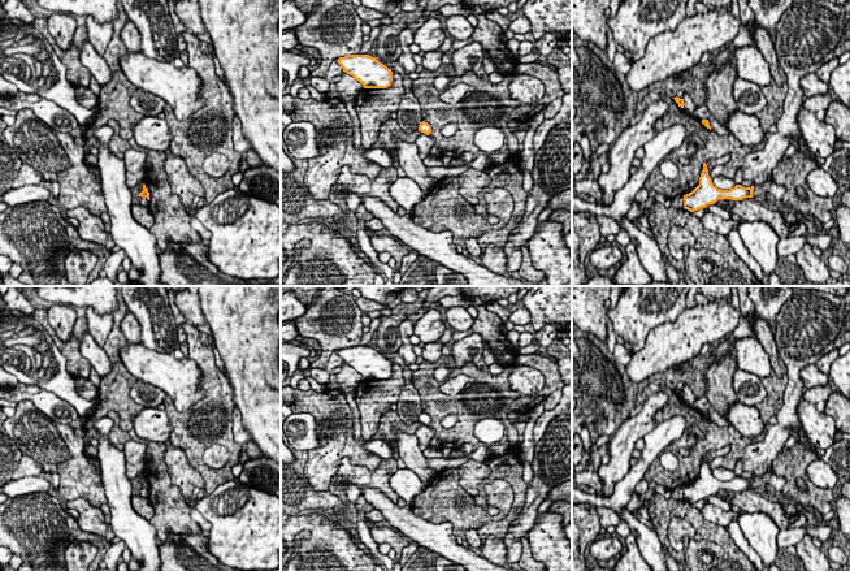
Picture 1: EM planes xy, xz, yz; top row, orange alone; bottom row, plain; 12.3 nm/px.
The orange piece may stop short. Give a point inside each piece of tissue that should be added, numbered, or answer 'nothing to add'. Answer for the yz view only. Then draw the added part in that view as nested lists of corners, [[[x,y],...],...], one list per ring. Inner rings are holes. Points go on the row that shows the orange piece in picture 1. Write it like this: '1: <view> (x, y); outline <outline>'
nothing to add

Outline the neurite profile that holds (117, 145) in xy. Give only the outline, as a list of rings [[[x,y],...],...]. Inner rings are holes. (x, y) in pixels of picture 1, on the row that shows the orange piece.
[[[117,129],[114,130],[114,134],[113,134],[113,137],[109,142],[109,146],[110,146],[110,150],[112,150],[113,153],[118,153],[118,152],[125,153],[129,148],[131,148],[129,140],[122,139],[120,137],[120,133],[118,133]]]

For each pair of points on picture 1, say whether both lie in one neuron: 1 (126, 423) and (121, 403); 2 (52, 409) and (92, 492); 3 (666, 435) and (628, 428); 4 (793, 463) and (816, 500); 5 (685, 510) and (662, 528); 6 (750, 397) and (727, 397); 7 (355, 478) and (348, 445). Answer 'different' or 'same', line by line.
1: same
2: different
3: different
4: same
5: same
6: different
7: different

